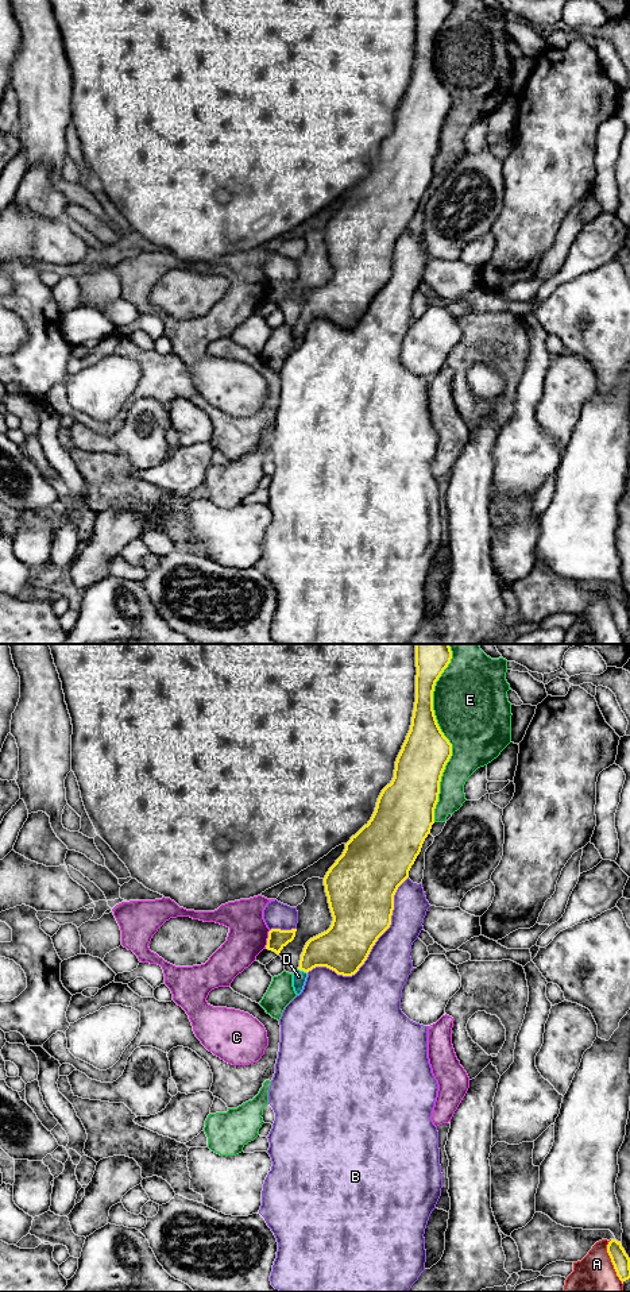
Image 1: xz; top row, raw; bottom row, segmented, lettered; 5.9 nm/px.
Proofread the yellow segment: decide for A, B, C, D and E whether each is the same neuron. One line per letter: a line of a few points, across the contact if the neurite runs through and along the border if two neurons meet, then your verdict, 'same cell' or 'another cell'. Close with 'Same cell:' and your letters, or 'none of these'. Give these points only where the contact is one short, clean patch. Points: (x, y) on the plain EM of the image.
A: another cell
B: another cell
C: another cell
D: xz (339, 301), (321, 303), (302, 321), (298, 328) | same cell
E: another cell
Same cell: D

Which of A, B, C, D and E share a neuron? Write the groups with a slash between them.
A / B / C / D / E

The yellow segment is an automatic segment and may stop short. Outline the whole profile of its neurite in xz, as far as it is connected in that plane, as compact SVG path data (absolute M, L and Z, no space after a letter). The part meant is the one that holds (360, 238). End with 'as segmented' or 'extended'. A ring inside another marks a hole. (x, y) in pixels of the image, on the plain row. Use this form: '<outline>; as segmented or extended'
M416 0L416 54L410 82L397 109L394 130L382 142L371 171L351 189L324 230L333 273L326 284L310 290L304 300L299 319L293 325L297 347L304 342L308 324L316 319L326 319L343 328L355 327L391 277L394 247L409 230L434 176L441 128L452 108L452 96L441 84L433 62L436 34L451 11L451 0Z; extended

